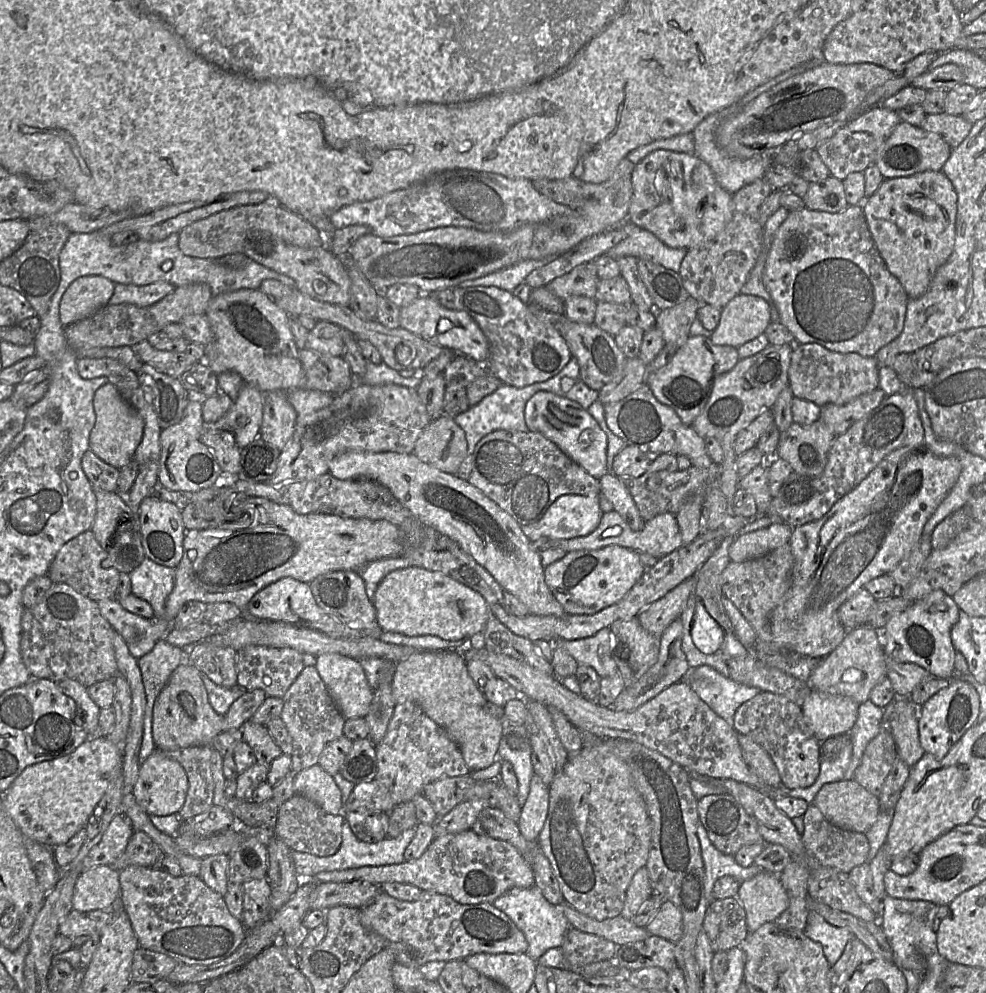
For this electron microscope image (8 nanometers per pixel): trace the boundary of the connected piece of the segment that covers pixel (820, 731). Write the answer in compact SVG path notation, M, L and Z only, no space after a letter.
M812 689L800 708L805 722L822 742L851 731L857 720L859 704L846 696Z

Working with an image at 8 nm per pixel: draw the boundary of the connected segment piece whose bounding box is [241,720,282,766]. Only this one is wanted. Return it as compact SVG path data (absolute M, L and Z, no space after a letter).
M248 720L241 731L243 740L253 749L258 763L270 766L282 754L266 725Z

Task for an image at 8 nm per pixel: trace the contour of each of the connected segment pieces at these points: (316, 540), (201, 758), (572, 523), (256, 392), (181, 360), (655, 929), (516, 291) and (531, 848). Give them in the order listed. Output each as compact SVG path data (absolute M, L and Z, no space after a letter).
M246 496L246 497L243 497L242 500L250 501L249 502L250 505L240 510L240 513L234 519L241 520L241 517L243 519L243 516L247 517L247 519L251 518L251 517L248 517L248 513L247 513L247 510L249 509L251 510L253 514L253 517L252 517L253 520L251 524L253 523L256 524L254 527L248 527L244 529L209 527L209 528L202 529L202 530L195 529L195 530L186 531L184 540L183 540L183 548L184 548L183 557L180 563L178 564L178 566L175 568L174 588L166 599L164 614L159 618L153 617L151 619L152 625L148 629L146 635L142 639L136 642L133 642L131 644L128 644L129 652L131 653L133 657L135 657L136 659L143 657L154 647L156 642L158 642L159 640L165 637L165 635L173 627L173 621L176 618L180 608L188 601L197 600L197 601L201 601L207 604L214 603L214 602L229 602L243 609L247 607L248 602L258 591L260 591L264 587L270 585L271 583L281 578L292 577L296 580L310 583L316 577L324 573L331 572L331 571L338 571L338 570L358 570L363 565L369 562L375 561L375 560L401 556L404 551L405 542L404 542L404 537L403 537L402 532L396 525L392 524L391 522L387 520L370 520L366 518L348 518L348 517L342 517L342 516L332 515L332 514L323 514L323 513L311 513L311 514L302 515L302 514L298 514L291 507L287 505L273 502L267 498Z
M211 745L164 751L181 764L188 778L186 800L178 815L182 821L208 811L213 806L214 780L211 769Z
M562 495L540 520L522 525L522 531L532 542L541 538L570 539L587 535L601 520L603 512L599 504L600 495Z
M243 384L229 410L211 428L229 431L235 444L243 449L257 439L263 420L265 393L250 384Z
M149 340L141 341L134 346L134 350L143 363L147 363L159 372L177 379L197 362L196 359L184 352L157 350Z
M666 901L645 928L650 935L677 943L683 935L682 913L673 903Z
M552 259L524 260L485 276L463 281L458 287L494 286L499 289L512 292L514 296L527 304L532 288L524 283L525 278L533 270L547 264L549 260Z
M486 807L483 809L471 830L482 836L509 842L531 866L536 850L540 848L537 841L526 840L521 834L518 824L498 808Z

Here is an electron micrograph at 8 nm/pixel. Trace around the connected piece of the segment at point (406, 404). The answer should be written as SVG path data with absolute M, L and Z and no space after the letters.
M361 383L334 396L334 400L329 406L304 416L302 419L297 419L294 433L281 451L277 469L269 479L269 483L310 480L326 474L330 462L337 455L350 450L411 454L420 434L432 421L420 401L416 389L395 384L373 386Z

